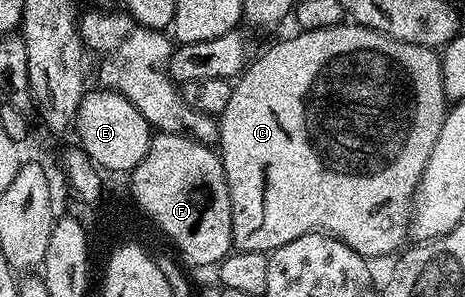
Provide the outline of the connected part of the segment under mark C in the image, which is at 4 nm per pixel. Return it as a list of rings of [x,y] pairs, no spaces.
[[[355,24],[296,32],[293,38],[284,38],[274,43],[269,50],[262,51],[257,58],[255,55],[245,66],[244,73],[235,79],[230,92],[230,104],[226,104],[218,116],[218,153],[224,165],[230,194],[233,247],[246,252],[271,252],[282,248],[282,244],[290,244],[290,240],[298,240],[298,236],[319,232],[342,240],[342,244],[369,260],[384,258],[392,253],[395,255],[405,245],[404,237],[409,237],[412,197],[444,123],[446,99],[440,59],[441,55],[435,49],[403,43],[382,32]]]

